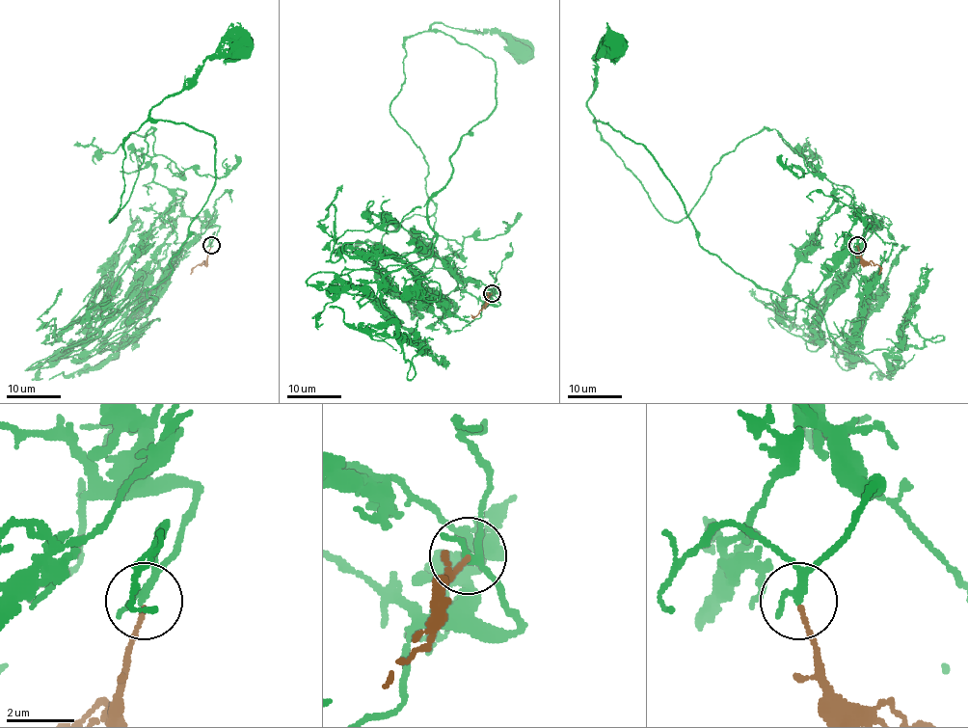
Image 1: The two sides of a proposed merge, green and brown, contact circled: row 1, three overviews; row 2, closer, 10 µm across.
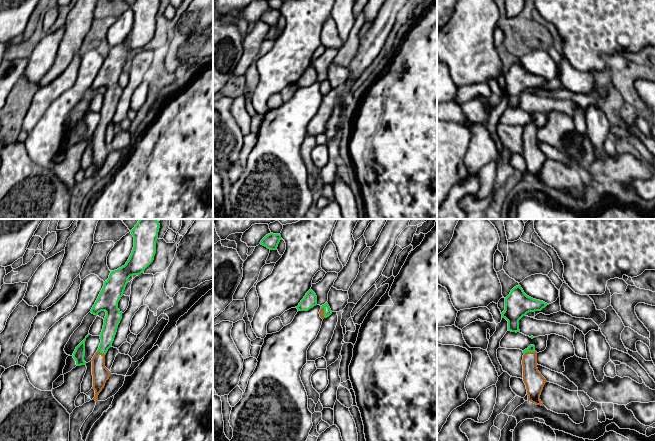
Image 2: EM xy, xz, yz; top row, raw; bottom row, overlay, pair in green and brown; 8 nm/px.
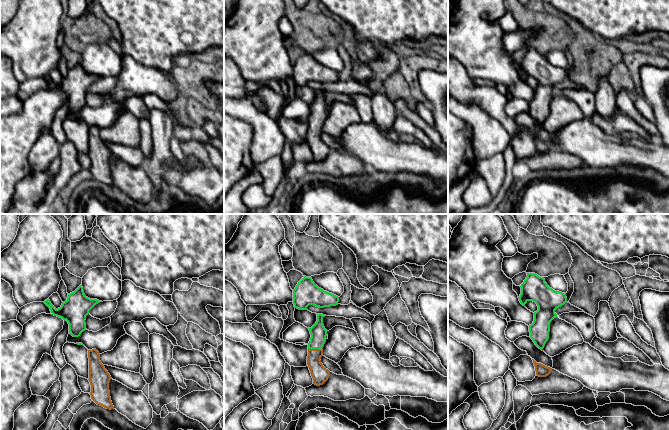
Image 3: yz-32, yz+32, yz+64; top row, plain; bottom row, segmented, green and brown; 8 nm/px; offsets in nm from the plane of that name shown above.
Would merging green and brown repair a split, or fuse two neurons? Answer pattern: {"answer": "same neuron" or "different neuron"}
{"answer": "same neuron"}

